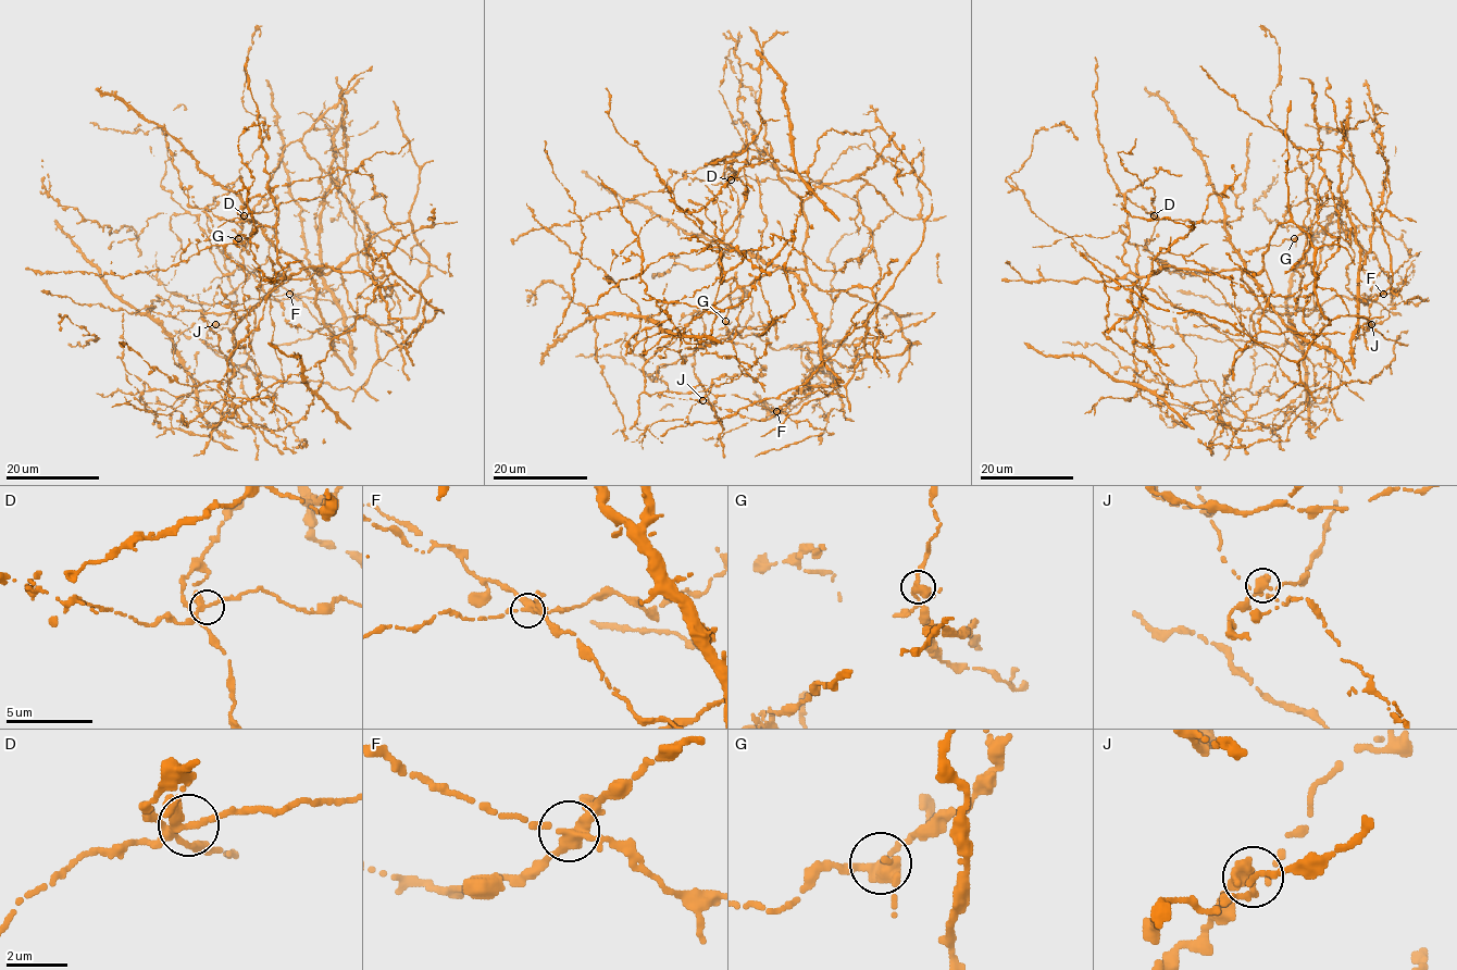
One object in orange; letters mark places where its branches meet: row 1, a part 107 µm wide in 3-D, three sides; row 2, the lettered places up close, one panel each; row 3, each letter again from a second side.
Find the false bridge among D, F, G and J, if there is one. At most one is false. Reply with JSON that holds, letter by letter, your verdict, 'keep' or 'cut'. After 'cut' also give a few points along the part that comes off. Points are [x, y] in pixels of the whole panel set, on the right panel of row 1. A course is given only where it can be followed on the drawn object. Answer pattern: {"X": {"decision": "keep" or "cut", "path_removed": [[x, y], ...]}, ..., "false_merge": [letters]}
{"D": {"decision": "keep"}, "F": {"decision": "keep"}, "G": {"decision": "keep"}, "J": {"decision": "cut", "path_removed": [[1372, 324], [1365, 330], [1358, 327], [1350, 359], [1344, 362], [1330, 411], [1315, 431]]}, "false_merge": ["J"]}

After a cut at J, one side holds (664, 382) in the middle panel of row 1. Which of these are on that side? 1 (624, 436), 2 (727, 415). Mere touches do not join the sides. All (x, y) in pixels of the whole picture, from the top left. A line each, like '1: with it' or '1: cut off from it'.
1: with it
2: with it

